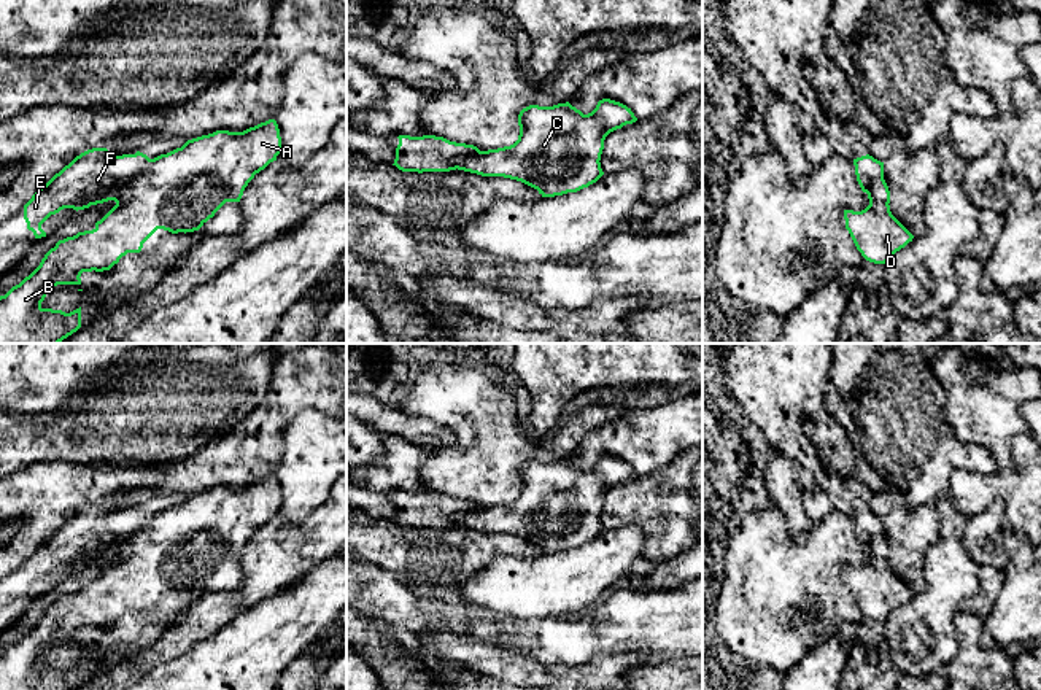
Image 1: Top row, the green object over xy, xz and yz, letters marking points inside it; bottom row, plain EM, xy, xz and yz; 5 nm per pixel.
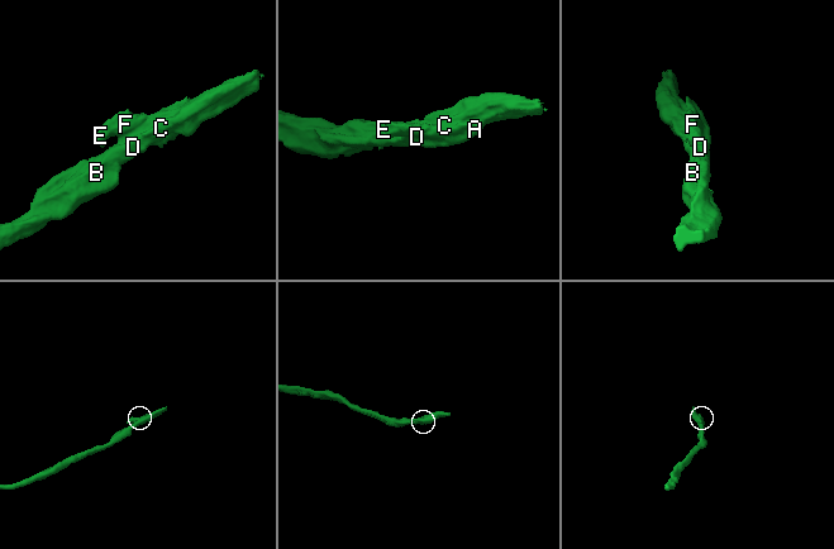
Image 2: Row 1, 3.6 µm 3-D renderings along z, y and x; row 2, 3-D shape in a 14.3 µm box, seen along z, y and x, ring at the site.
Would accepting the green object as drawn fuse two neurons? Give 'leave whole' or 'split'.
split

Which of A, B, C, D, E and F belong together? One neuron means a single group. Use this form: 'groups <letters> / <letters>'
groups A B C D / E F

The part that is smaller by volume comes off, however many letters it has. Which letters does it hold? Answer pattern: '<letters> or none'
E, F

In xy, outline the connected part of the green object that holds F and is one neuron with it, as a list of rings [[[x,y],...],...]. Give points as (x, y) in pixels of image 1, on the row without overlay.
[[[92,504],[41,542],[24,561],[27,585],[35,595],[46,593],[41,580],[64,564],[84,566],[110,553],[113,545],[137,533],[149,514],[140,507],[116,512],[106,504]]]

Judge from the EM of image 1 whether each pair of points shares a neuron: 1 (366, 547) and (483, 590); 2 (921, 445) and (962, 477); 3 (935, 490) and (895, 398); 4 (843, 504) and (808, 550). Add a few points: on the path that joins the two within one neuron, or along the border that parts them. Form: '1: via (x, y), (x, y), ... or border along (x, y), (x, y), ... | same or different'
1: border along (493, 562), (472, 573), (460, 585), (455, 596) | different
2: border along (990, 472), (955, 469), (948, 493) | different
3: via (927, 468), (925, 452), (897, 420) | same
4: border along (835, 509), (852, 517) | different

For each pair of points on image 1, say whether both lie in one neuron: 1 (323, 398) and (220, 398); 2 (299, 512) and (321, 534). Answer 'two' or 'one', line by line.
1: two
2: two

